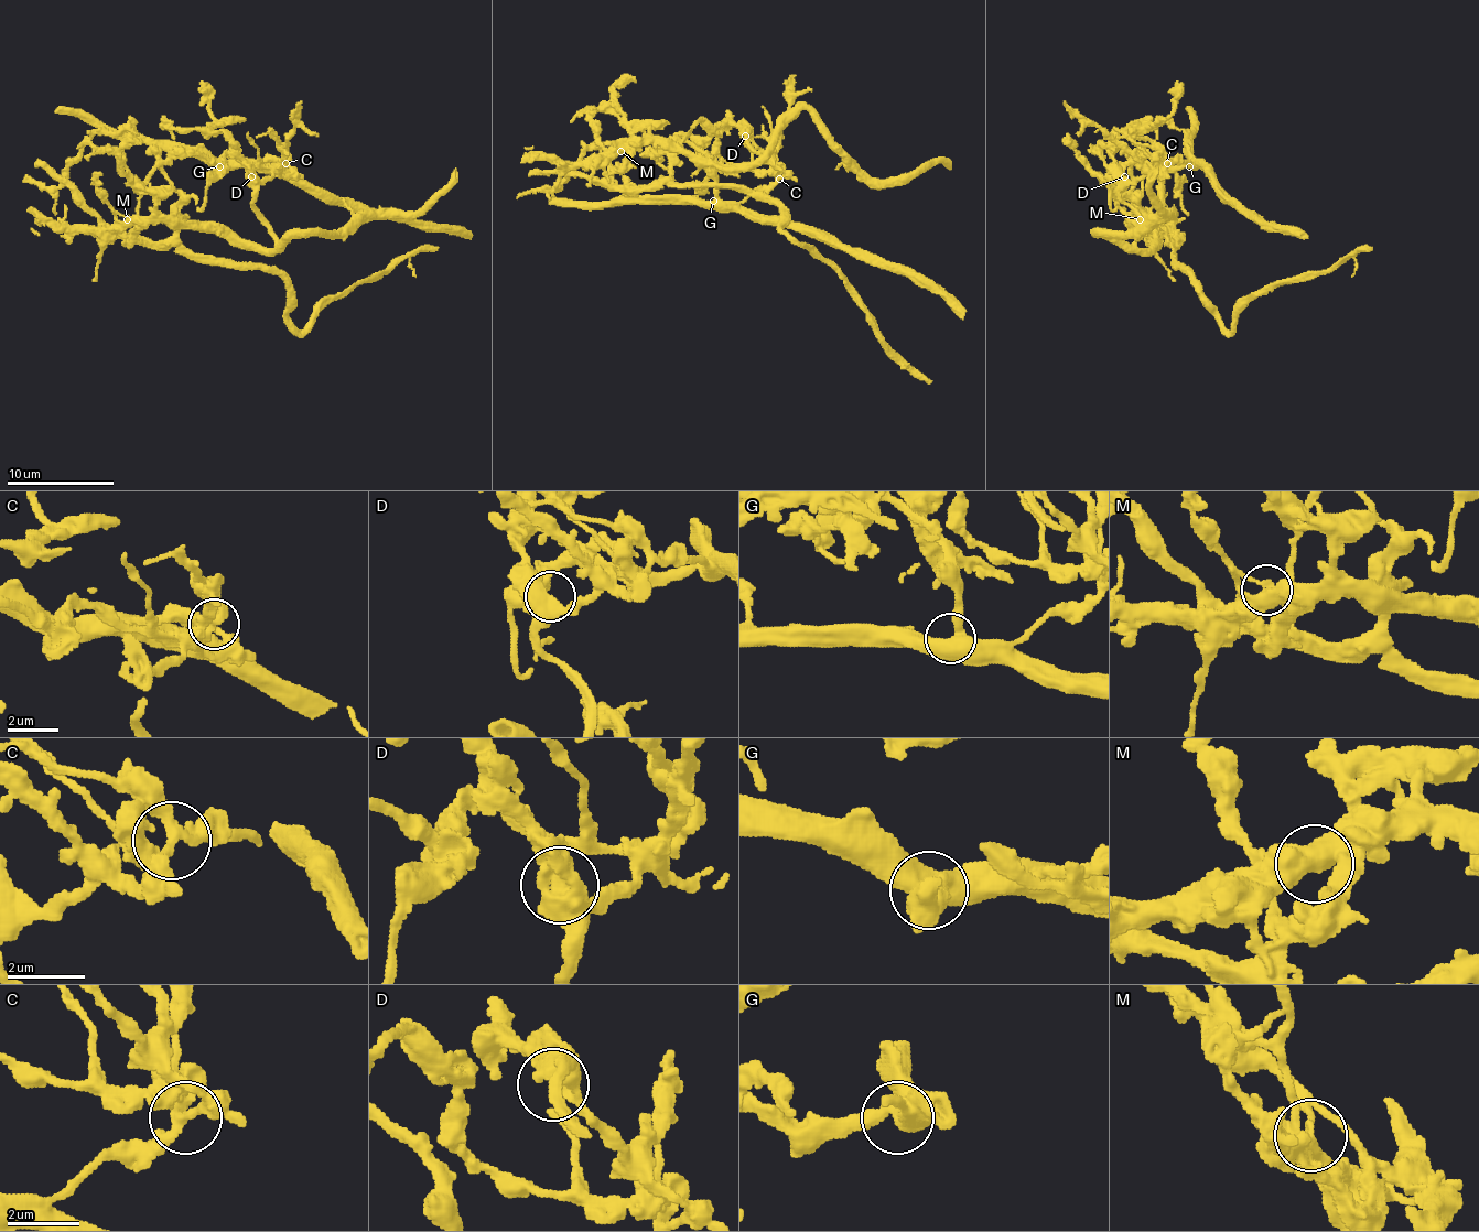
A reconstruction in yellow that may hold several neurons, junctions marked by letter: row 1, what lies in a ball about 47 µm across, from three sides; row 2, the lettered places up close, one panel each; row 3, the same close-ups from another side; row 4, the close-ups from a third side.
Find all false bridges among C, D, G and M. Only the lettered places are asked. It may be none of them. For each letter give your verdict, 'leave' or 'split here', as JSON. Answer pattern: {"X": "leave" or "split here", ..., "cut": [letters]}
{"C": "split here", "D": "leave", "G": "leave", "M": "split here", "cut": ["C", "M"]}

